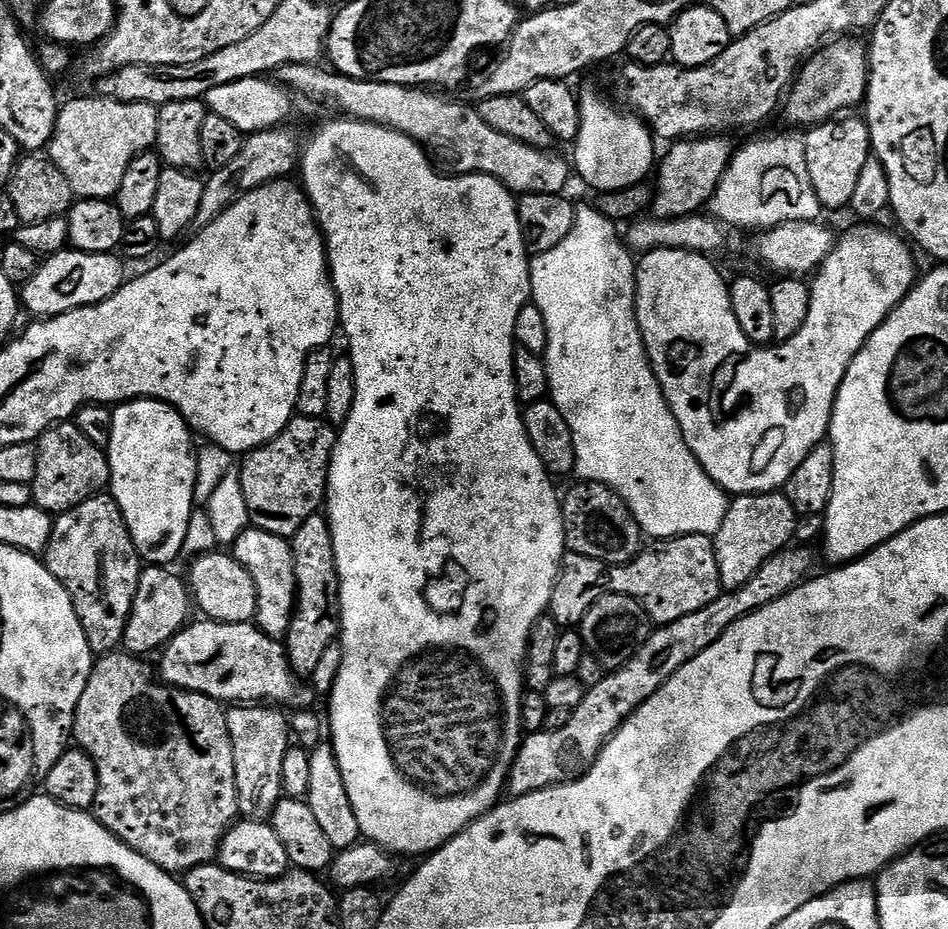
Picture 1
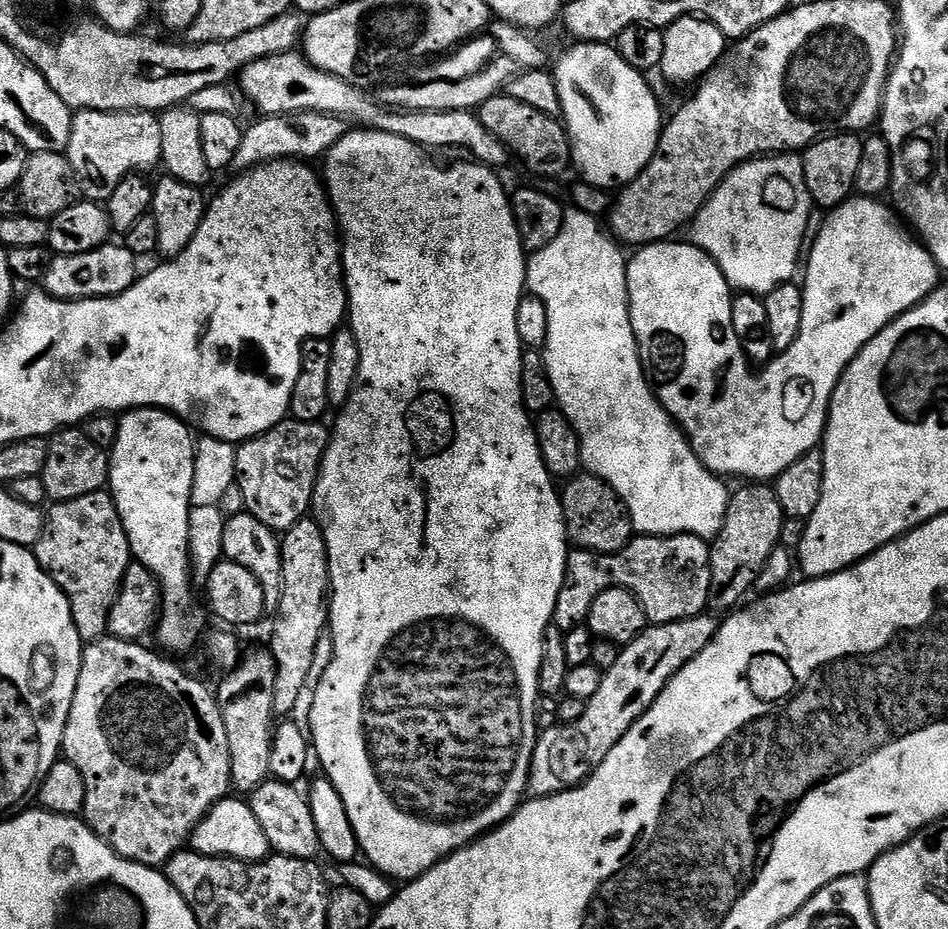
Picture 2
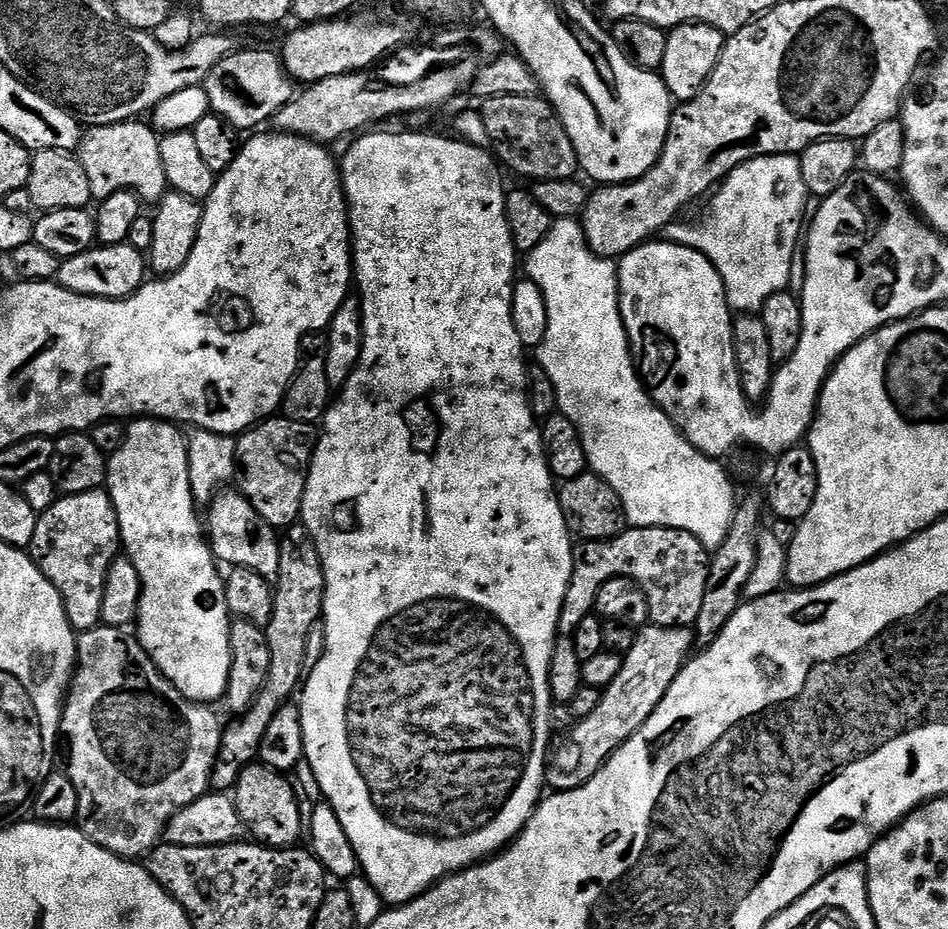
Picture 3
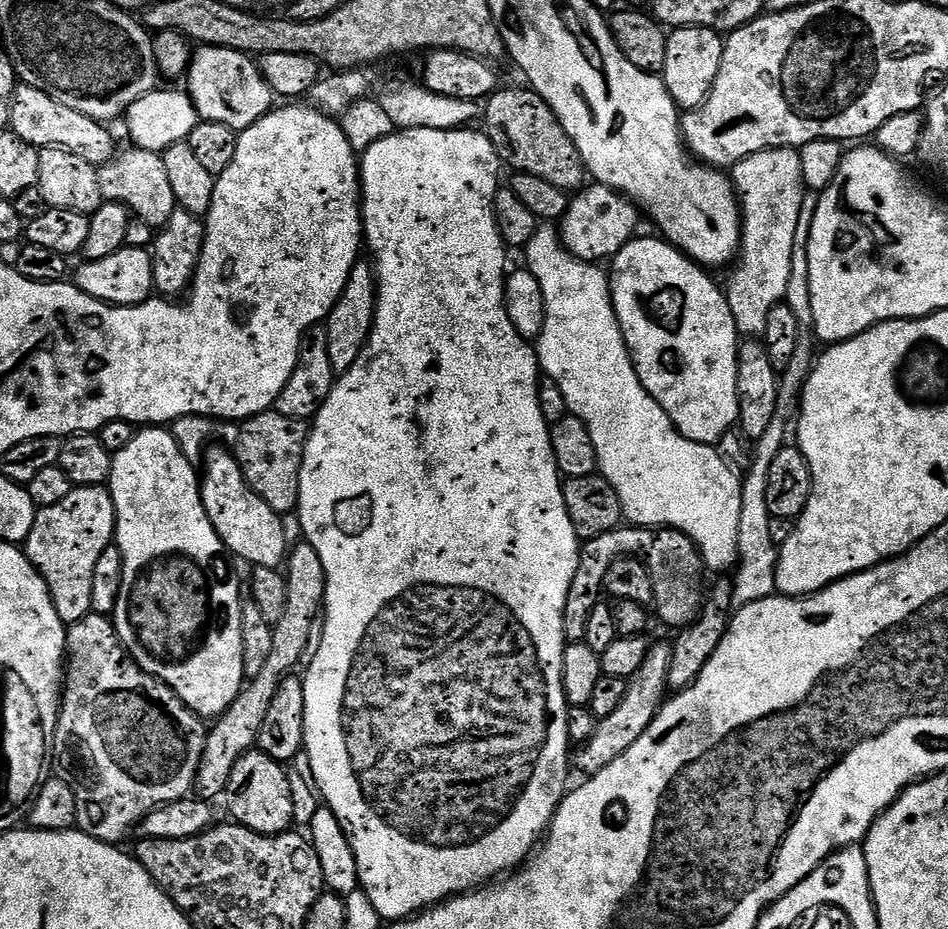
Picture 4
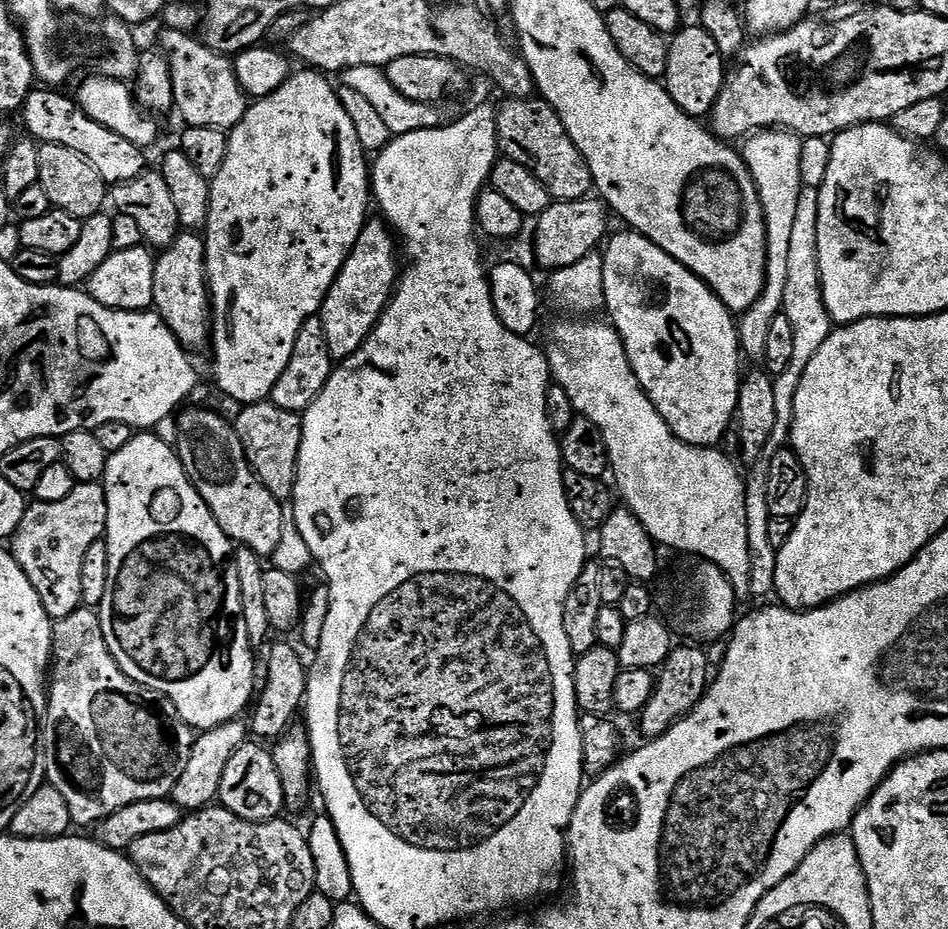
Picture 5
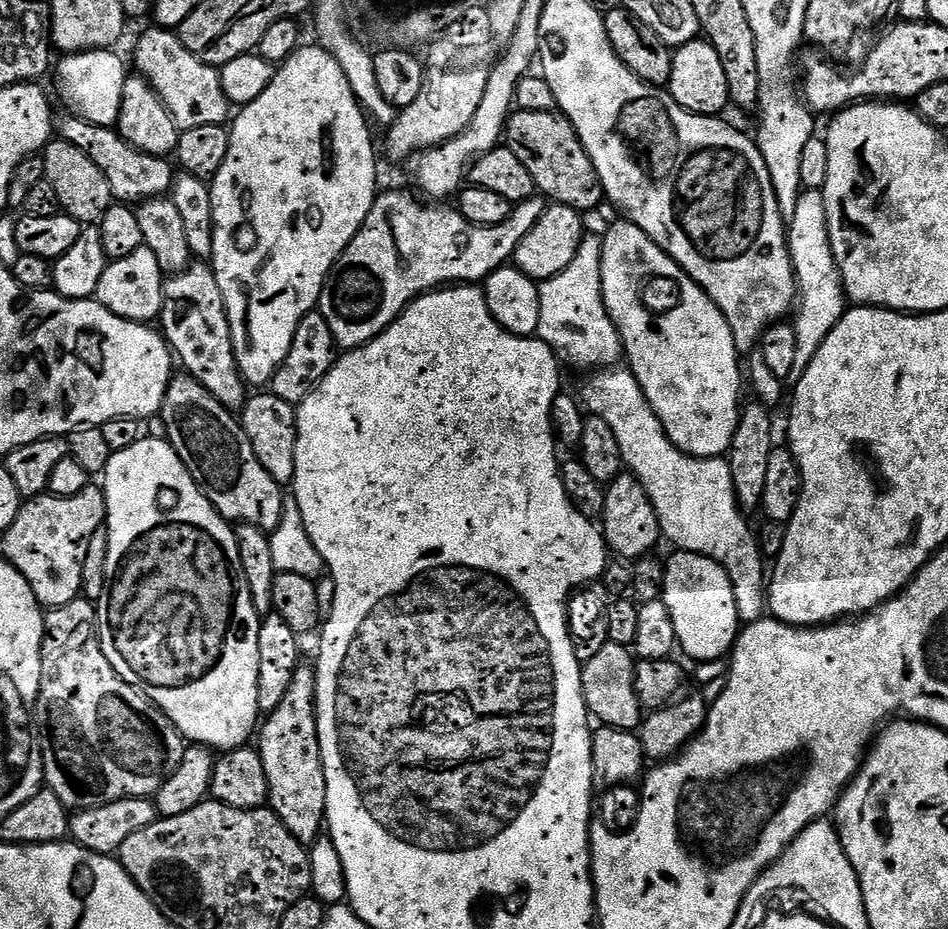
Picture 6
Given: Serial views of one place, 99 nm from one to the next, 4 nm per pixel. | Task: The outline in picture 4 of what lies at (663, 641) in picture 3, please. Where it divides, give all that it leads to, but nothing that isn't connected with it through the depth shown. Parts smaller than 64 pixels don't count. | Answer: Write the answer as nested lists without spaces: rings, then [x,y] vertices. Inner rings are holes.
[[[653,643],[648,649],[646,662],[642,662],[639,670],[627,681],[627,690],[621,705],[609,717],[601,719],[595,725],[592,737],[587,743],[575,749],[575,771],[577,768],[578,771],[584,772],[585,777],[595,776],[603,768],[610,766],[614,758],[626,754],[626,750],[630,750],[630,746],[634,746],[638,738],[642,738],[650,722],[654,722],[654,718],[660,713],[660,706],[666,699],[671,665],[671,647],[667,643],[665,645]]]

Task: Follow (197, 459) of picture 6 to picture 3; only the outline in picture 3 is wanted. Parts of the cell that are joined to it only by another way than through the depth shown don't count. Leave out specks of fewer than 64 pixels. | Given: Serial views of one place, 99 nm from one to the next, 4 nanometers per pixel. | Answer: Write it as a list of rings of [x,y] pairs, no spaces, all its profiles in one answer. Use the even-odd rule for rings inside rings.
[[[221,491],[212,500],[207,509],[206,516],[206,539],[212,545],[212,555],[221,565],[228,564],[232,568],[249,568],[268,581],[275,581],[278,574],[278,550],[280,549],[281,537],[277,529],[271,528],[265,520],[250,506],[243,492]]]

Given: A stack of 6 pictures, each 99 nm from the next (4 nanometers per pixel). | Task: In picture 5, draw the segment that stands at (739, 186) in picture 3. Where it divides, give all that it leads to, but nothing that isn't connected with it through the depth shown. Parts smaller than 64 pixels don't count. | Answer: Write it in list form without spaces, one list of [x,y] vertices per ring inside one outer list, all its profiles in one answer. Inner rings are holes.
[[[761,130],[743,141],[742,155],[750,174],[756,183],[756,189],[762,202],[766,234],[768,235],[768,265],[764,289],[754,302],[742,313],[738,320],[738,339],[740,351],[756,362],[763,361],[766,354],[766,334],[770,322],[781,315],[786,294],[786,273],[790,262],[790,233],[794,227],[794,217],[798,211],[801,183],[798,174],[802,146],[801,137],[787,130]]]

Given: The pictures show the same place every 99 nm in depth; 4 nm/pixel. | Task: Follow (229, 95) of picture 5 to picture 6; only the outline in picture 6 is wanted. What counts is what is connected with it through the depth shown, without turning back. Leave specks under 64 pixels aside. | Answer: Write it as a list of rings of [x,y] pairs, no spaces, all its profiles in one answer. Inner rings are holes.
[[[152,26],[140,36],[136,44],[135,71],[150,81],[152,89],[162,98],[166,110],[170,110],[181,132],[194,130],[194,126],[227,125],[230,120],[230,105],[220,85],[219,71],[213,65],[203,64],[186,46],[182,46],[175,31]]]

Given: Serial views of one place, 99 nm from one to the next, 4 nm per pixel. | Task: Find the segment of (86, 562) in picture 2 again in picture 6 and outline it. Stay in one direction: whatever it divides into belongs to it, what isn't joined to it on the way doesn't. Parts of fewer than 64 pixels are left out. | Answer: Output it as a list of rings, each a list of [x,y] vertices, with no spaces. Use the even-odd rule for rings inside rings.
[[[100,486],[83,488],[73,496],[34,496],[21,503],[13,524],[2,532],[2,556],[26,578],[41,609],[61,608],[81,595],[86,550],[90,550],[94,530],[105,527],[107,514],[106,498]]]

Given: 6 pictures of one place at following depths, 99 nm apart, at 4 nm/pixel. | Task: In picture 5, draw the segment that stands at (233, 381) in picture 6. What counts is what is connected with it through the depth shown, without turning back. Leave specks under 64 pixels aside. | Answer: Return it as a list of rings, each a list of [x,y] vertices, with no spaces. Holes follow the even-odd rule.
[[[184,230],[171,247],[163,249],[155,257],[152,308],[189,354],[202,351],[207,344],[209,347],[214,336],[214,305],[212,293],[208,290],[207,249],[205,237],[200,232]]]

